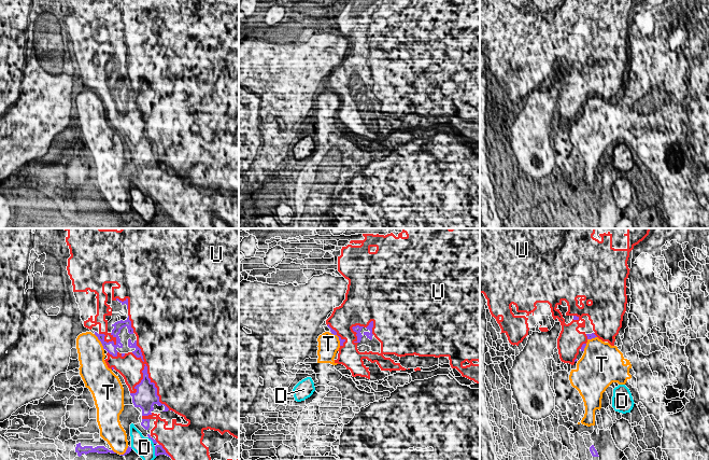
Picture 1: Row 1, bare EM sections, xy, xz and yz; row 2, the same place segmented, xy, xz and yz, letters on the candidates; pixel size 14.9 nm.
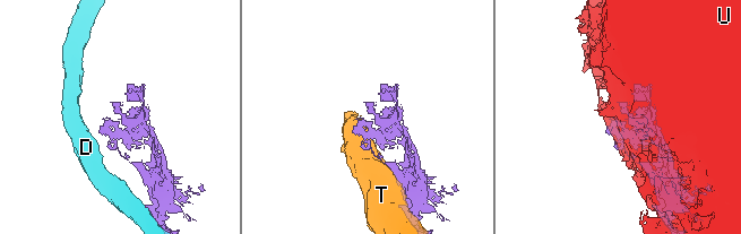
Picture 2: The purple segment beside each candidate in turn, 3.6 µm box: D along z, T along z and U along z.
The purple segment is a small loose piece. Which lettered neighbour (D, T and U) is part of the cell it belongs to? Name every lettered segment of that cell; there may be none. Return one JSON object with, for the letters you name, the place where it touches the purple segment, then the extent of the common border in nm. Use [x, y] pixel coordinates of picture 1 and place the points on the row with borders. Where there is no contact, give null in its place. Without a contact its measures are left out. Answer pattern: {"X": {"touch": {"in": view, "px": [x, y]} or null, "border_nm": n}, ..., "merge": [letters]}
{"U": {"touch": {"in": "xy", "px": [147, 376]}, "border_nm": 1150}, "merge": ["U"]}

